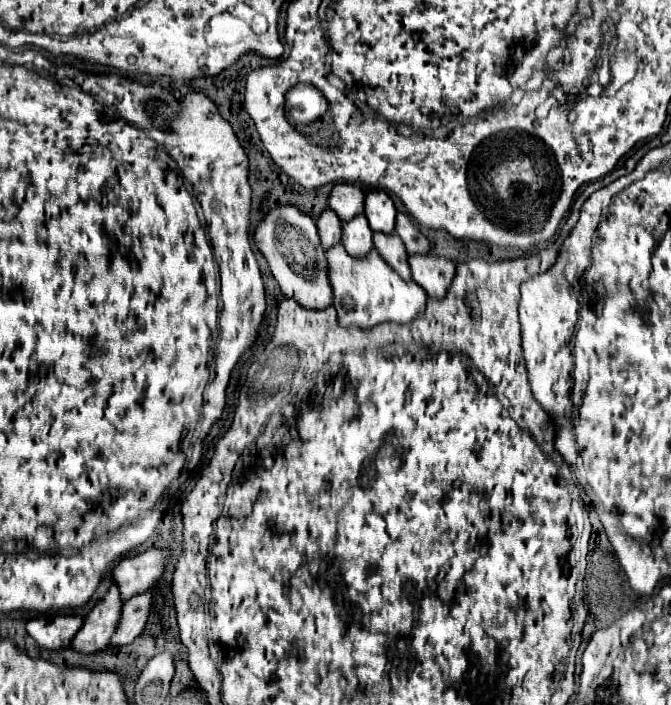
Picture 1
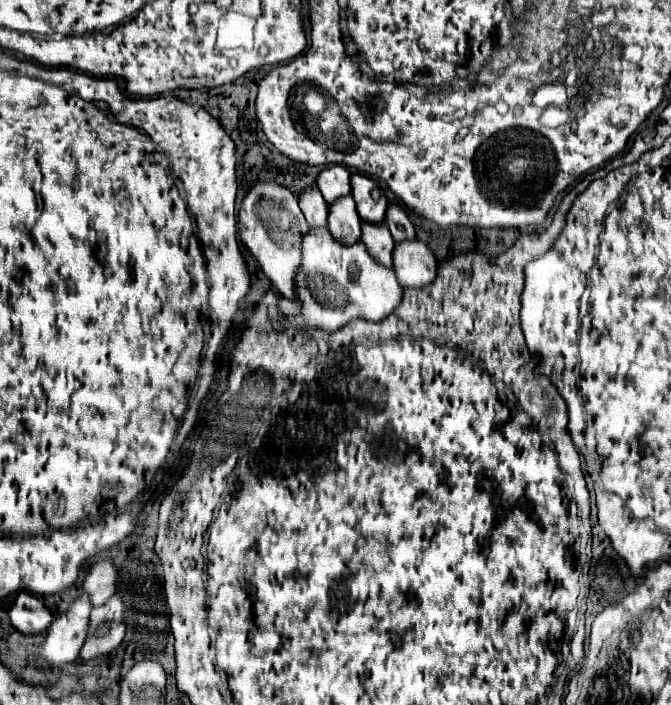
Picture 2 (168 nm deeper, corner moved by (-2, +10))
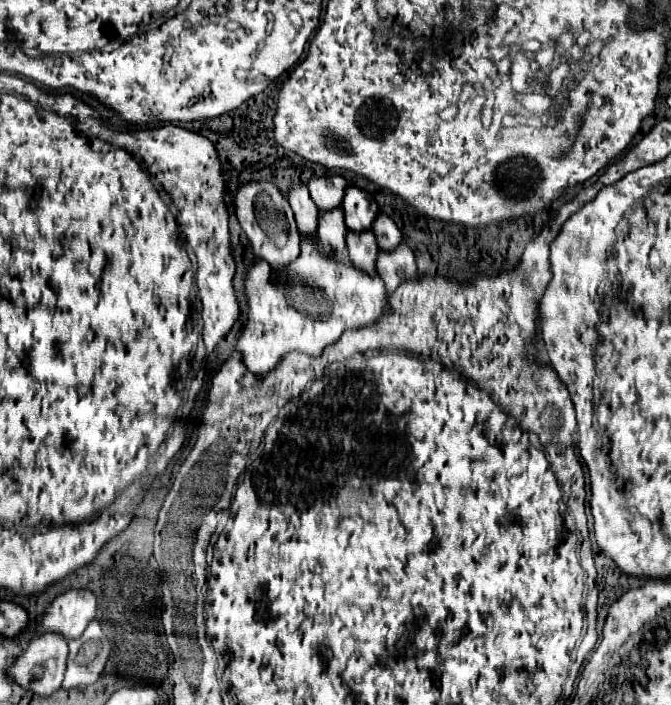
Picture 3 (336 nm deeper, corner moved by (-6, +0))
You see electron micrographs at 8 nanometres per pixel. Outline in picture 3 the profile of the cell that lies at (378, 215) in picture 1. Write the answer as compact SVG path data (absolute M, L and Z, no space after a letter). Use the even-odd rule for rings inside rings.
M349 186L345 190L343 210L345 210L345 224L353 232L371 230L373 222L379 214L379 206L377 206L375 198L357 186Z

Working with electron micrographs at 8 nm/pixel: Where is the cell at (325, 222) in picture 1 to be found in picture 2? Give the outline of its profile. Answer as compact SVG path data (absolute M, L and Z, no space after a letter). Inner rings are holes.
M309 186L305 190L301 190L299 194L299 204L301 210L307 218L307 224L311 228L319 228L319 226L327 226L327 216L329 216L329 206L323 200L321 192L315 186Z

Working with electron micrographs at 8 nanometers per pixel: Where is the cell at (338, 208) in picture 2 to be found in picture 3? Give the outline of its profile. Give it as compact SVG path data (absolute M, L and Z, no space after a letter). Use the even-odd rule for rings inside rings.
M341 208L323 212L319 216L319 228L317 228L317 240L325 254L333 256L333 252L345 252L347 250L347 226L345 226L345 214Z

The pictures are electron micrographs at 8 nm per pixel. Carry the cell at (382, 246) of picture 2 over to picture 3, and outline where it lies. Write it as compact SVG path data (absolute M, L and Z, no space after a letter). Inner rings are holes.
M371 230L349 232L347 234L347 250L349 250L349 262L353 262L353 266L365 270L367 274L377 276L377 256L379 256L381 248Z

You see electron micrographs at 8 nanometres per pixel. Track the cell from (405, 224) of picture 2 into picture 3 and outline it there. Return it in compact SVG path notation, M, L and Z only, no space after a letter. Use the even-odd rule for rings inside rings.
M387 214L377 216L377 220L373 222L373 232L377 234L377 242L381 244L383 252L391 252L399 244L403 244L403 232Z

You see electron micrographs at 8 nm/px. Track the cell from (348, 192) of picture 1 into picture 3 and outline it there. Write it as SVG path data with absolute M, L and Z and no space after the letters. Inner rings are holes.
M339 174L335 176L321 176L321 178L313 178L309 180L307 188L311 192L313 202L317 204L317 208L321 212L325 210L333 210L339 208L343 204L345 198L345 190L347 190L347 180Z

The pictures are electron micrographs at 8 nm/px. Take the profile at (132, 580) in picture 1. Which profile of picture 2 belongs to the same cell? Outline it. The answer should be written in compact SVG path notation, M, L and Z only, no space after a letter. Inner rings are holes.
M95 562L87 568L85 580L83 580L83 594L91 598L91 604L103 606L115 592L117 592L119 574L111 566L111 562Z

